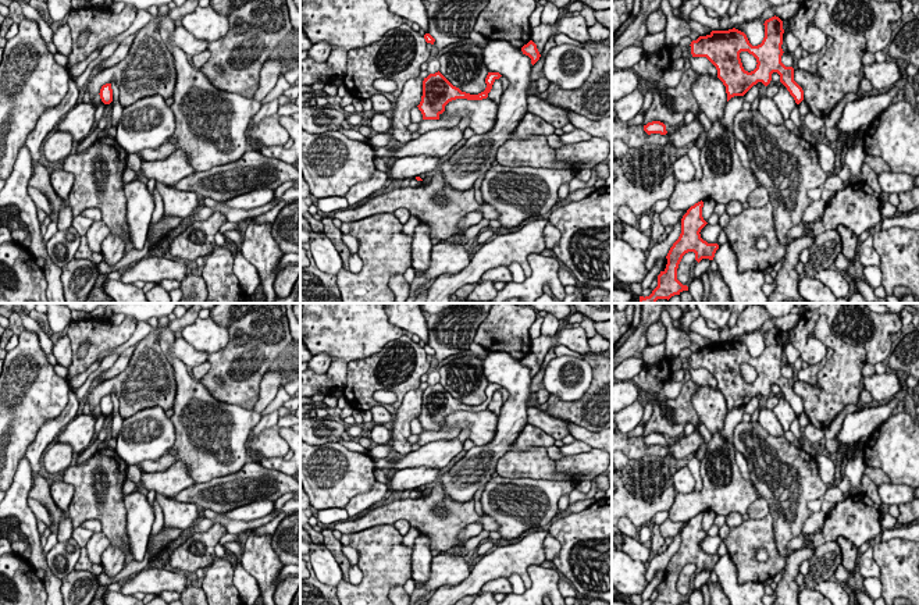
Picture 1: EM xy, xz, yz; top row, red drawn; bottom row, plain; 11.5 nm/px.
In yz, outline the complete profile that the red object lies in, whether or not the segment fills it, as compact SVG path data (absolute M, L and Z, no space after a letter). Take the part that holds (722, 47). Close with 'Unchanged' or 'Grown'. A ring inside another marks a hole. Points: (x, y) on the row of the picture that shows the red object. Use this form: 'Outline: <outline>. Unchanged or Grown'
Outline: M772 17L765 21L765 38L761 45L752 46L747 35L735 28L712 31L691 42L692 57L706 57L717 70L717 78L726 86L727 102L734 96L744 96L754 85L762 82L767 86L772 74L780 75L780 82L787 88L795 103L804 100L802 88L794 81L794 68L781 63L783 56L783 21ZM741 51L748 51L756 58L756 68L745 71L740 58Z. Unchanged

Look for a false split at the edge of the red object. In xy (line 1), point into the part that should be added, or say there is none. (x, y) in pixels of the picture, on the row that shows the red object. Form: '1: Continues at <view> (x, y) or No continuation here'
1: No continuation here

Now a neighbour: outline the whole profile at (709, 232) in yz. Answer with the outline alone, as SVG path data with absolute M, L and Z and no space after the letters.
M706 224L702 229L701 229L701 238L704 241L706 241L708 243L717 243L717 238L720 235L720 232L723 231L723 228L716 224L716 225L710 225Z

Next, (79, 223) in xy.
M79 214L72 218L71 227L74 227L81 236L85 236L92 224L93 220Z

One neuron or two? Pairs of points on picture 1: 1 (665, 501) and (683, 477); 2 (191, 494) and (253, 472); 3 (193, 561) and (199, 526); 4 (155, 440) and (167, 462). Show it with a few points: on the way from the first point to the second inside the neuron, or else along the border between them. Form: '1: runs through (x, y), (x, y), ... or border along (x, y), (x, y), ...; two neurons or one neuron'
1: border along (672, 486), (676, 491); two neurons
2: runs through (206, 488), (218, 483), (238, 483); one neuron
3: border along (216, 523), (189, 537); two neurons
4: border along (170, 449), (156, 459), (145, 459), (138, 465); two neurons

